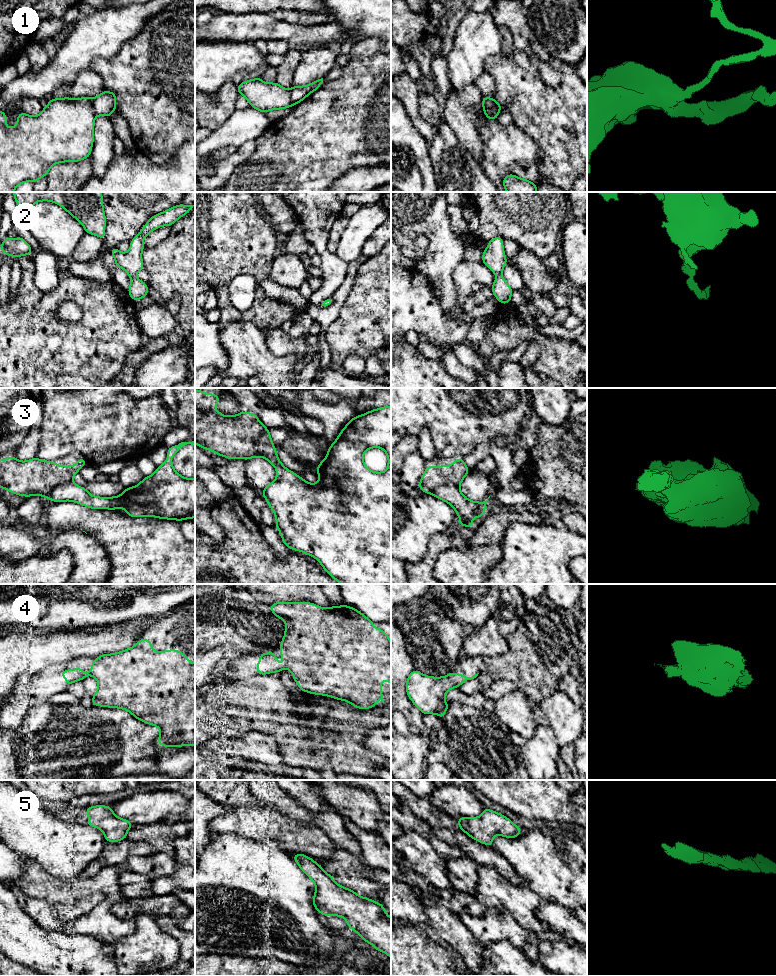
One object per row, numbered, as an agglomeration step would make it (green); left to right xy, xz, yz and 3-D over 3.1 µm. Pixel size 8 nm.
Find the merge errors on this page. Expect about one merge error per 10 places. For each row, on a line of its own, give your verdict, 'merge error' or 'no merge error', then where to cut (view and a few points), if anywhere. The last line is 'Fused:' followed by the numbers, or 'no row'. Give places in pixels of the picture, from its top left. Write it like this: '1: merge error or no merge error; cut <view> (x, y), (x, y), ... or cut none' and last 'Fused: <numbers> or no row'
1: merge error; cut xy (92, 99), (92, 105), (96, 114)
2: no merge error; cut none
3: merge error; cut xz (267, 428), (256, 441), (256, 450), (260, 456)
4: no merge error; cut none
5: no merge error; cut none
Fused: 1, 3

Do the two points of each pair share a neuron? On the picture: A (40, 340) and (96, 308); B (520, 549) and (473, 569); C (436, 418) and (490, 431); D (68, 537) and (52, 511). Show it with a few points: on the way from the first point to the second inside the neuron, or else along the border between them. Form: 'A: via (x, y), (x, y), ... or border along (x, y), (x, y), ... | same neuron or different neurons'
A: via (55, 340), (68, 340), (85, 323) | same neuron
B: border along (504, 534), (501, 540), (502, 558), (487, 573) | different neurons
C: via (449, 418), (477, 418) | same neuron
D: border along (82, 530), (63, 530), (52, 534) | different neurons

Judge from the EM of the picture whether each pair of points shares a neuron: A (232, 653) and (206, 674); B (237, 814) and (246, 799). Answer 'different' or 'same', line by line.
A: same
B: different

